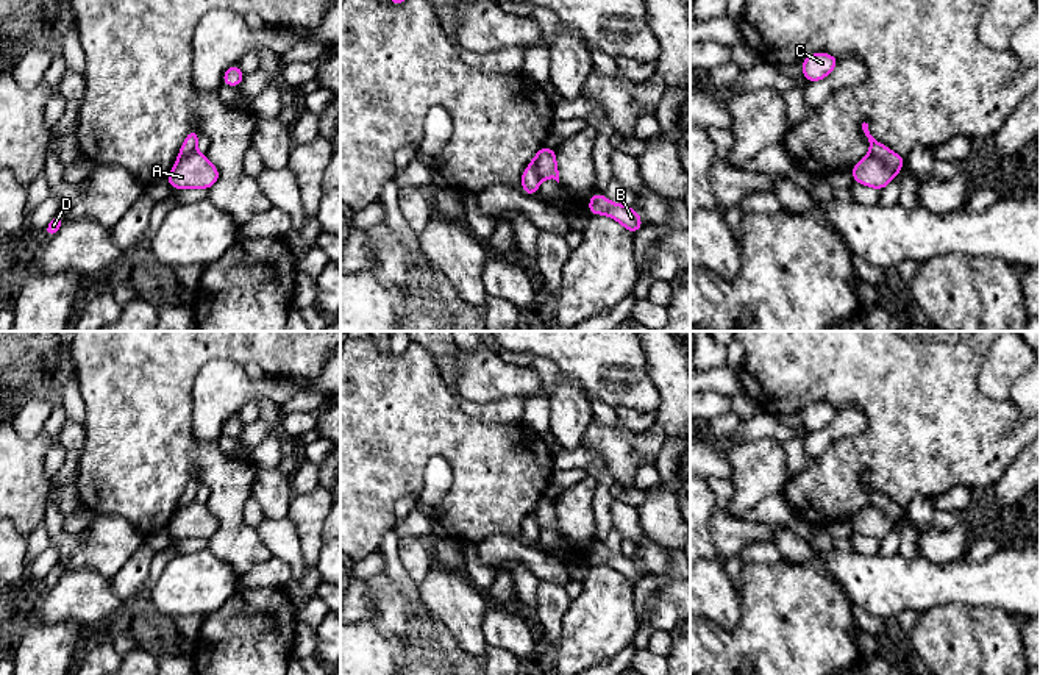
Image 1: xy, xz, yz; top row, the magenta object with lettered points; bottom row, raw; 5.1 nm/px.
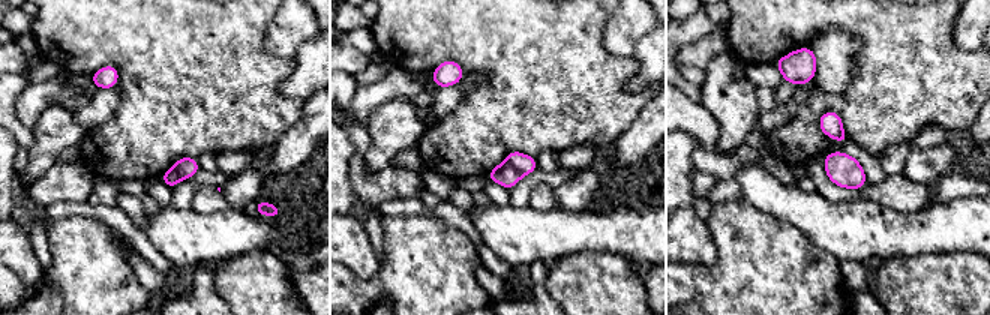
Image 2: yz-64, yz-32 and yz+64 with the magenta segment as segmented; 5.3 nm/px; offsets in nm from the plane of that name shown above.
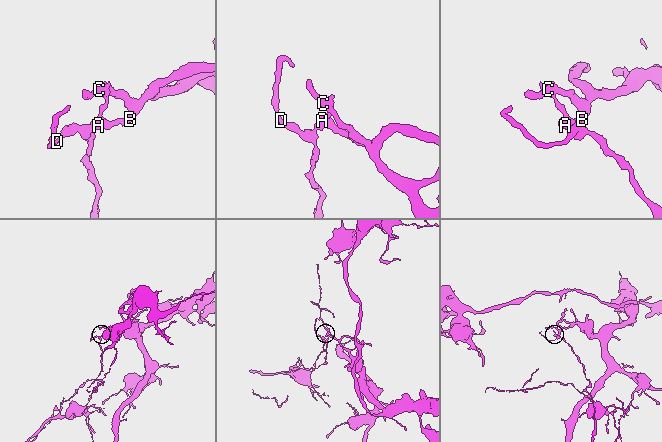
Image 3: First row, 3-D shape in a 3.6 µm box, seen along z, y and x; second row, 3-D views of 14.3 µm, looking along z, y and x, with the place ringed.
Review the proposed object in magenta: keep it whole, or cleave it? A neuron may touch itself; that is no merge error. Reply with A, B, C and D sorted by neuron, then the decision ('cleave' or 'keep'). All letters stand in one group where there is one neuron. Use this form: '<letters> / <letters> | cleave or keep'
A B C / D | cleave

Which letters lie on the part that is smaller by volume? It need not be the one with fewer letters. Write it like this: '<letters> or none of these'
D

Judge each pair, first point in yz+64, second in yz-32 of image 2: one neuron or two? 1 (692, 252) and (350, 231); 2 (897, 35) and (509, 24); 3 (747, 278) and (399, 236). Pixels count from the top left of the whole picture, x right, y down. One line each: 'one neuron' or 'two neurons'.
1: one neuron
2: one neuron
3: one neuron

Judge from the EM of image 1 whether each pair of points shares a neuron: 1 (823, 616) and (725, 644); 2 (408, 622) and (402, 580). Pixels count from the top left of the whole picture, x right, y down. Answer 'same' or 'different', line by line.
1: same
2: different

